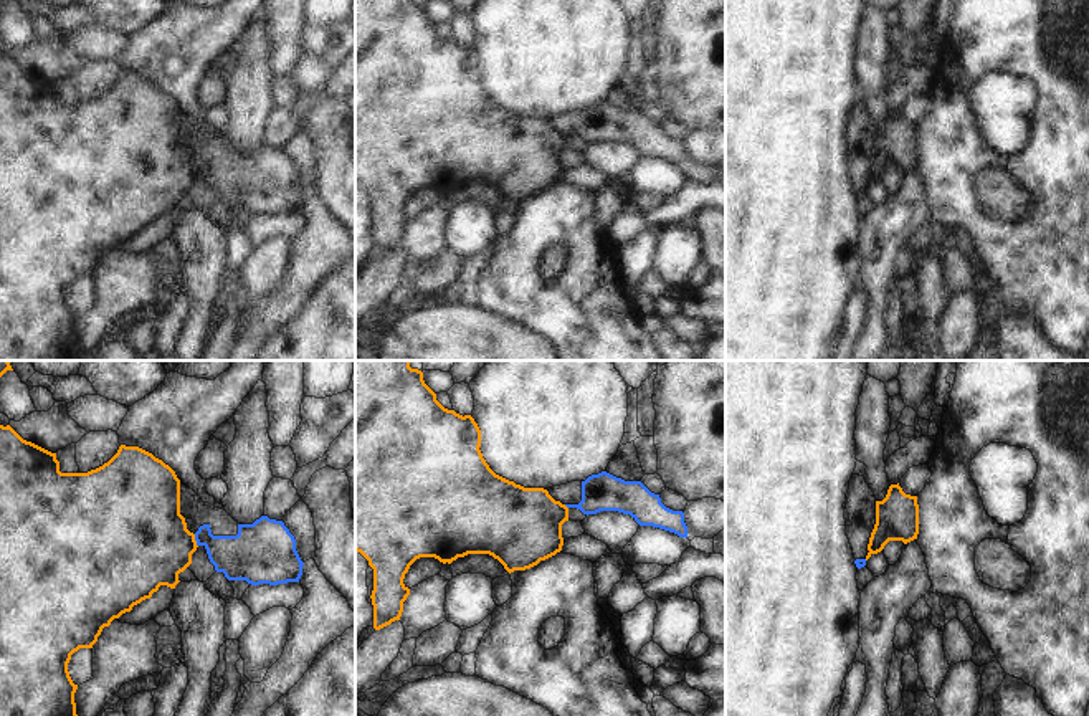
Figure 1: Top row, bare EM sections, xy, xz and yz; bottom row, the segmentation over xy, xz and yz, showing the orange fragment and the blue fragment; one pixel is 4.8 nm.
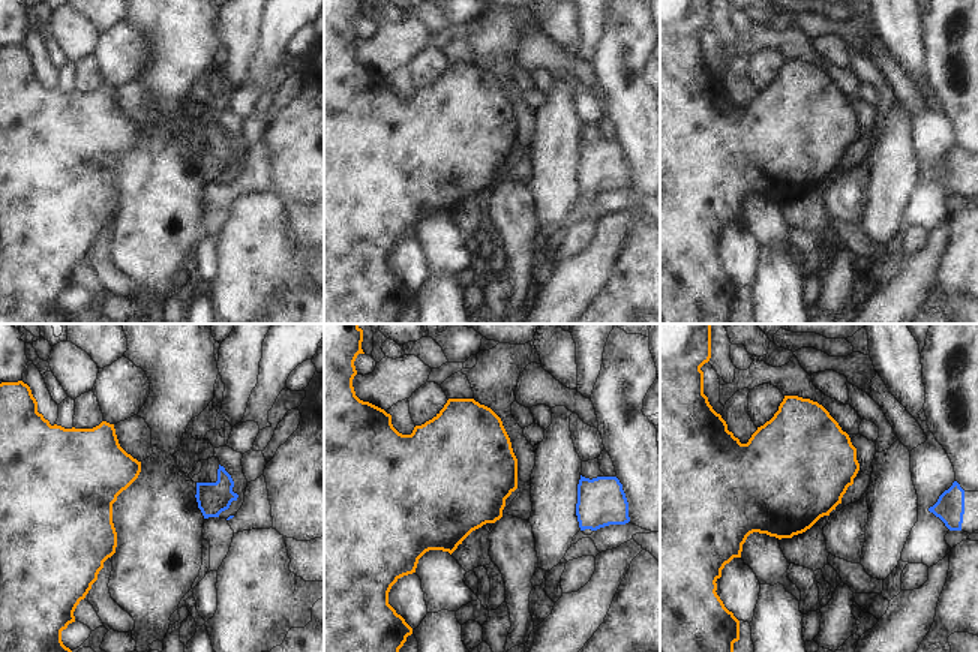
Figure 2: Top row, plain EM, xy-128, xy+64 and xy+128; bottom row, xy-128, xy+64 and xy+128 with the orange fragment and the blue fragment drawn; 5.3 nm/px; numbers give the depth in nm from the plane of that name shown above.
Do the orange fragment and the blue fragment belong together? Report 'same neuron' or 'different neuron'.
different neuron

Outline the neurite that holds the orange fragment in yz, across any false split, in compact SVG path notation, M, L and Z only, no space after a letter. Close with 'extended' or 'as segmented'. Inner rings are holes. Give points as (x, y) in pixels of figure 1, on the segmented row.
M891 484L882 501L876 501L876 524L869 537L866 561L884 549L889 541L904 544L917 539L919 504L917 496L906 494L897 484Z; as segmented

